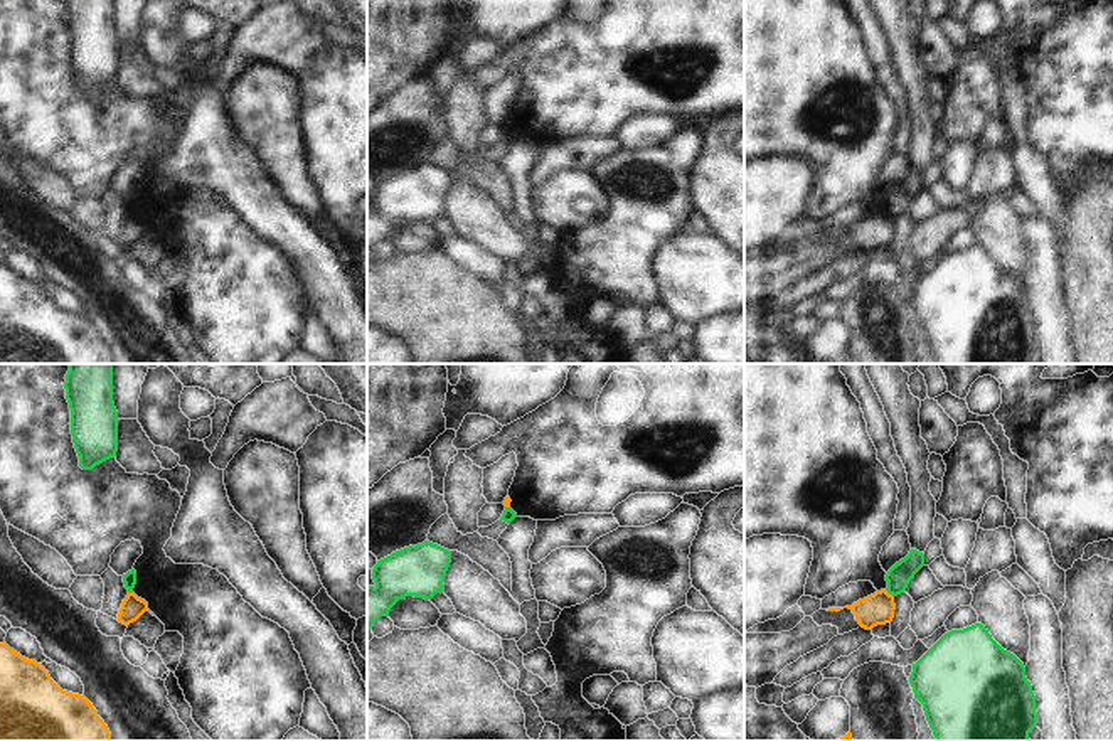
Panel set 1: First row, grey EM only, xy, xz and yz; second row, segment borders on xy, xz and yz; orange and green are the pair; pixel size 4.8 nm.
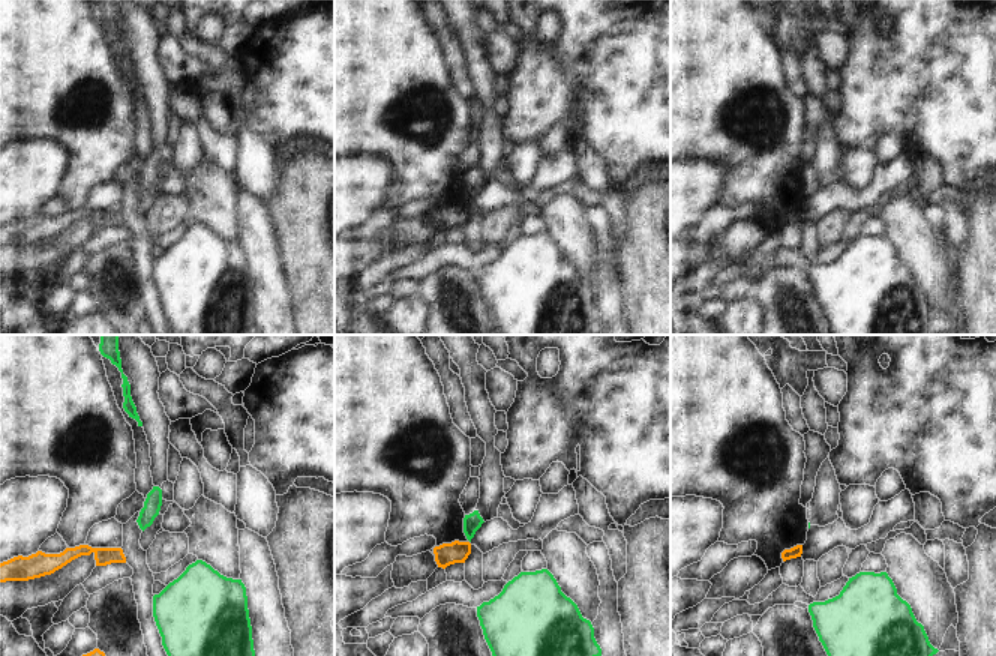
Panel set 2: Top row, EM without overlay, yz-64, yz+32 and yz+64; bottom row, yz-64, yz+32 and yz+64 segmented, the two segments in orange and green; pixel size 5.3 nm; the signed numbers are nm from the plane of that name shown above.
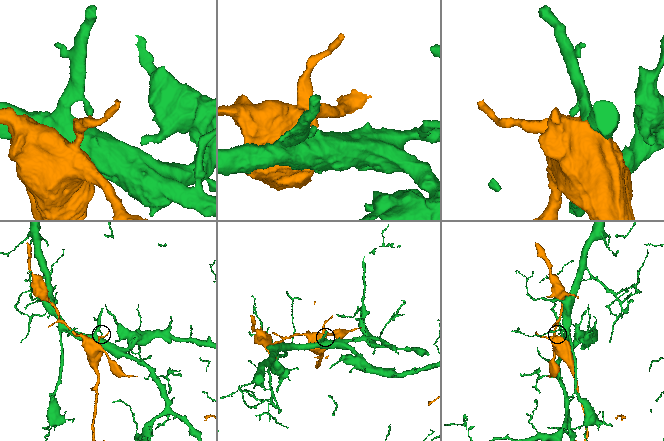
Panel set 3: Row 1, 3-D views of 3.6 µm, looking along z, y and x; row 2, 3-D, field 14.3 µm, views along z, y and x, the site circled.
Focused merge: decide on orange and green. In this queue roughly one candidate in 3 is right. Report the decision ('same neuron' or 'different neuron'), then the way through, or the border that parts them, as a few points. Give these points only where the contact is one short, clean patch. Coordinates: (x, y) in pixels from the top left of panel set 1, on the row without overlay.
different neuron

